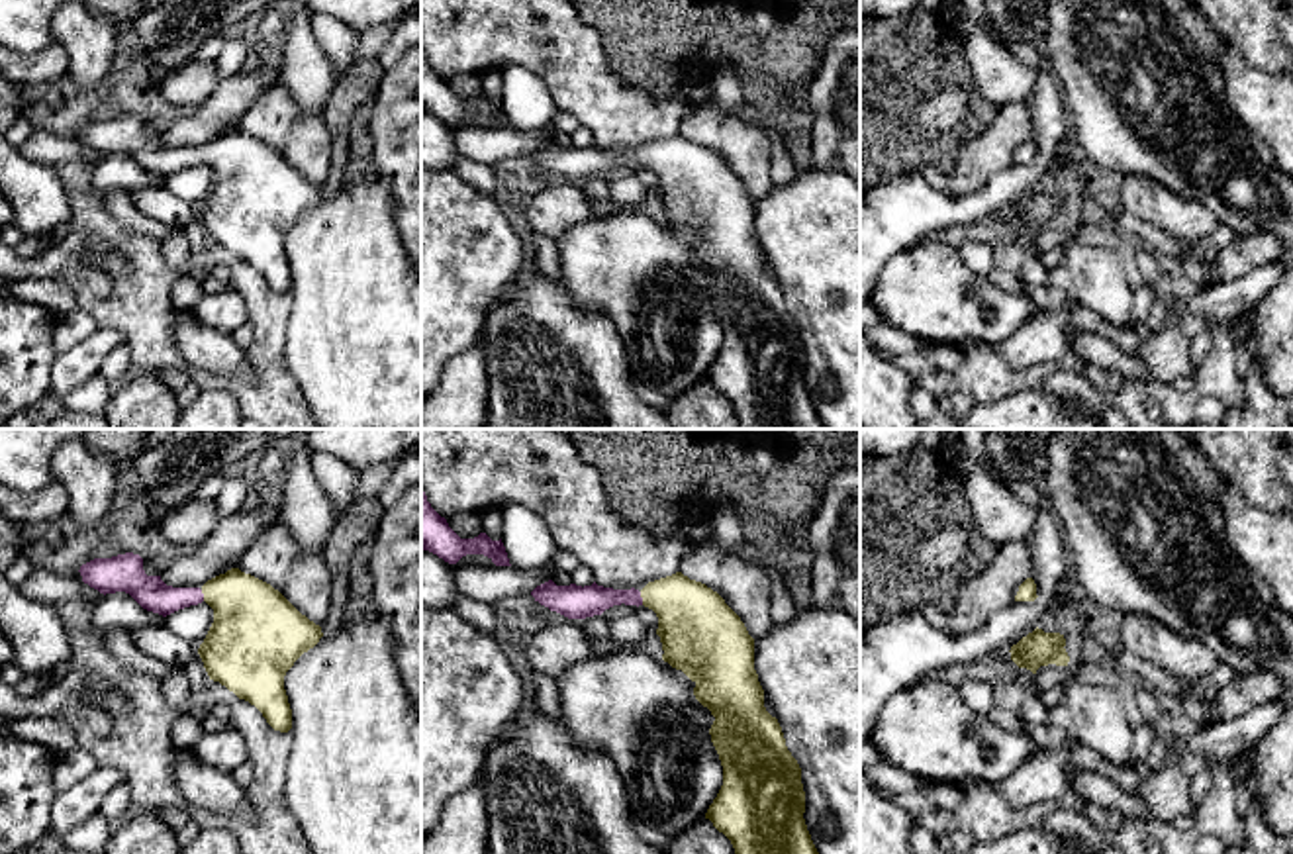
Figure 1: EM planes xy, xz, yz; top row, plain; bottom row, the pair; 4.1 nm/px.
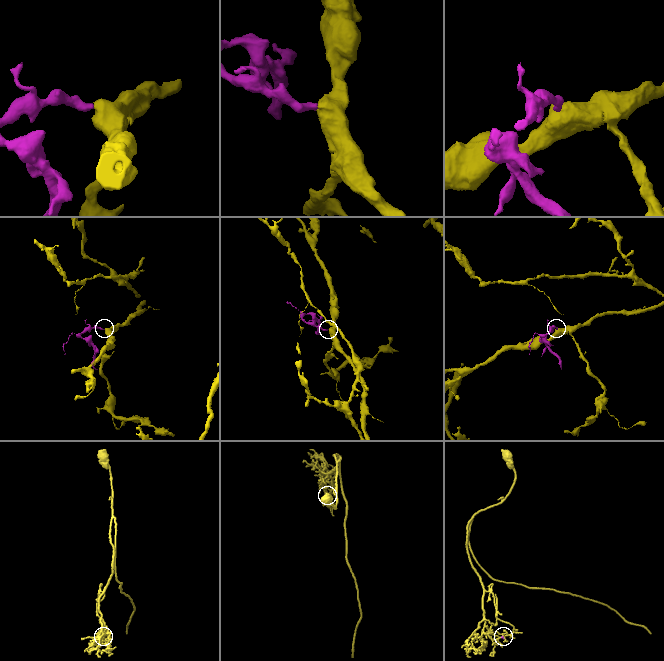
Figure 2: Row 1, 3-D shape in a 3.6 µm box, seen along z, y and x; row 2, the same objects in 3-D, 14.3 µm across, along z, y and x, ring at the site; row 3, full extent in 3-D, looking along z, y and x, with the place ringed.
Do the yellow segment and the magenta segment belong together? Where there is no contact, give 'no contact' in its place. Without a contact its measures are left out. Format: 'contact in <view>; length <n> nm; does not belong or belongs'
contact in xz; length 60 nm; belongs

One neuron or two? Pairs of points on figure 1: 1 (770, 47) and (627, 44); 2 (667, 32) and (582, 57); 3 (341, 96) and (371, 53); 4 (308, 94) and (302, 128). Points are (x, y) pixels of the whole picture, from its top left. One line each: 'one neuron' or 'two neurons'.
1: one neuron
2: two neurons
3: one neuron
4: two neurons

